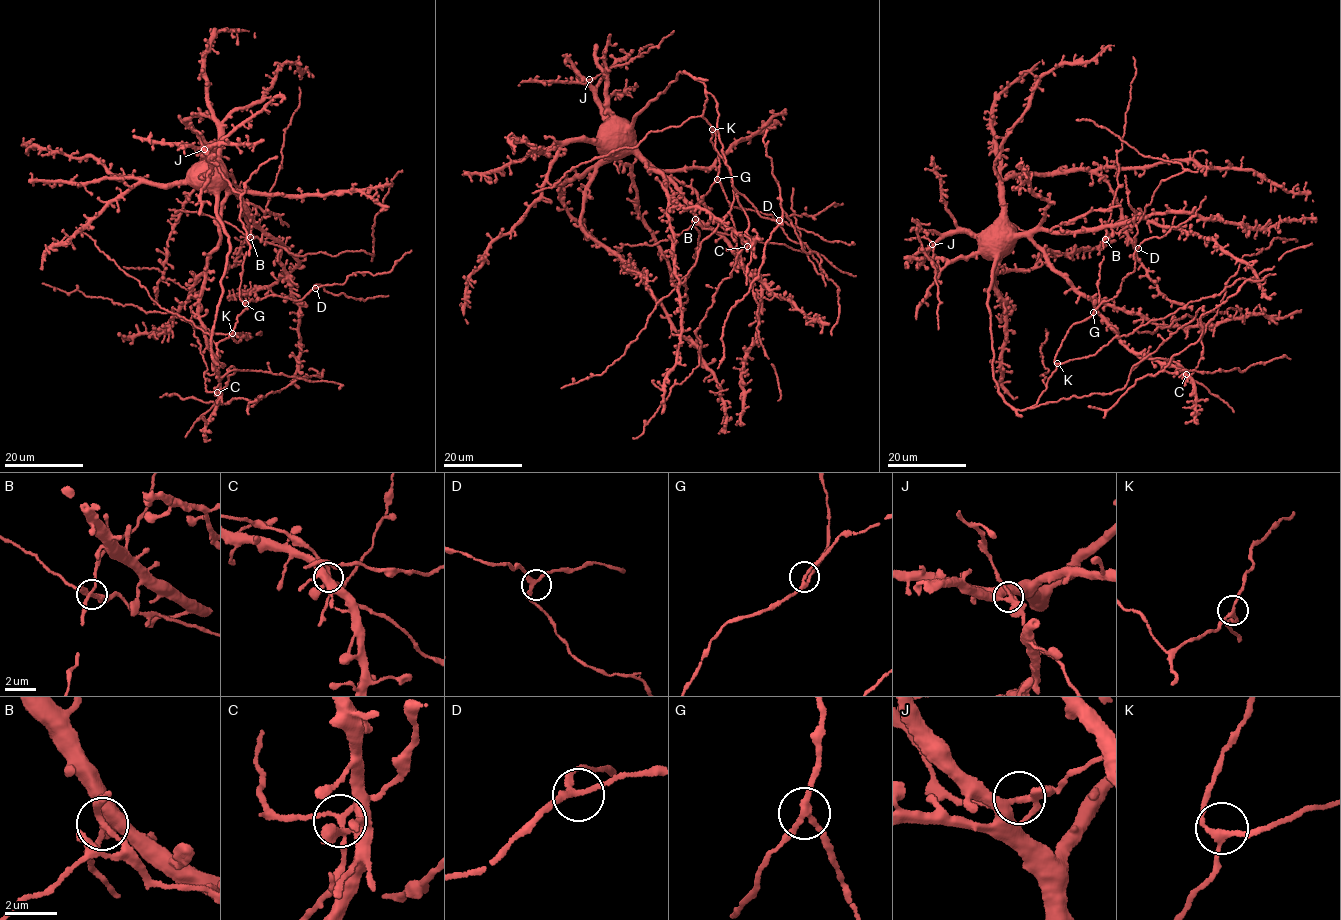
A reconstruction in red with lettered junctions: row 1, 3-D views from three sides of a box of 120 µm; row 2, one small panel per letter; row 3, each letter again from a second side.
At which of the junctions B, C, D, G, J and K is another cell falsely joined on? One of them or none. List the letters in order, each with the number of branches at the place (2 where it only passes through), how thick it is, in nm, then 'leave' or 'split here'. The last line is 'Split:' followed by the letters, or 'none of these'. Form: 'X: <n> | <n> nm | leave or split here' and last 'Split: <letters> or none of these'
B: 3 | 170 nm | split here
C: 3 | 160 nm | leave
D: 3 | 220 nm | leave
G: 3 | 190 nm | leave
J: 3 | 240 nm | leave
K: 3 | 200 nm | leave
Split: B

